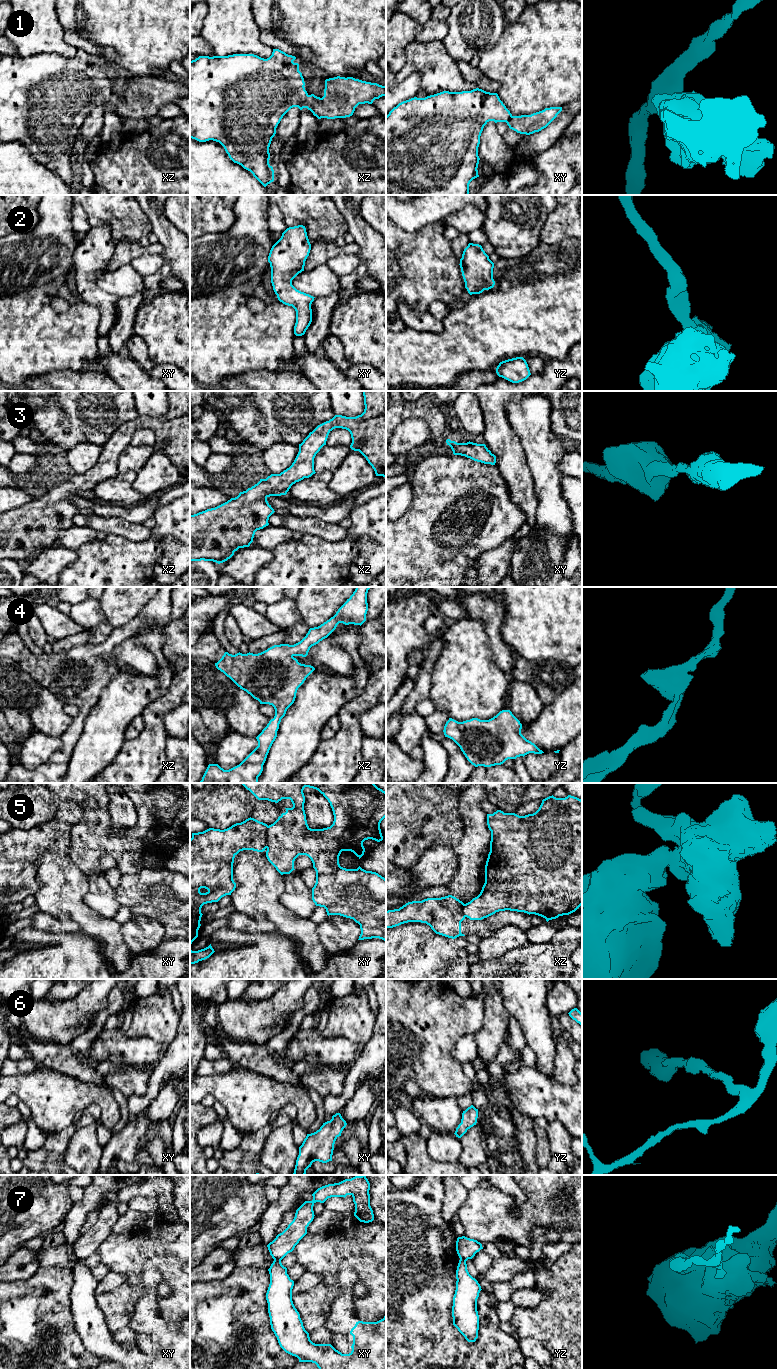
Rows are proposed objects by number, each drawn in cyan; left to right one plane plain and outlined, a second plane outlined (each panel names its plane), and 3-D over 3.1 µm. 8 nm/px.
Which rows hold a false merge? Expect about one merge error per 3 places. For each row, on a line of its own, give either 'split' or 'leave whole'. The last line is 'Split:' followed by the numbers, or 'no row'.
1: leave whole
2: leave whole
3: leave whole
4: leave whole
5: split
6: leave whole
7: split
Split: 5, 7

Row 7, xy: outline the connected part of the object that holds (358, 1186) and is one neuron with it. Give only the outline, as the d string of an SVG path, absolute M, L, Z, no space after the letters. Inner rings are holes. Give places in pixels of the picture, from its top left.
M365 1175L345 1179L339 1183L328 1184L318 1188L312 1201L305 1201L295 1213L293 1221L267 1247L274 1260L282 1260L292 1252L299 1241L307 1234L307 1227L314 1219L313 1206L316 1202L324 1203L331 1197L351 1195L355 1204L354 1216L364 1223L374 1220L370 1206L370 1183Z

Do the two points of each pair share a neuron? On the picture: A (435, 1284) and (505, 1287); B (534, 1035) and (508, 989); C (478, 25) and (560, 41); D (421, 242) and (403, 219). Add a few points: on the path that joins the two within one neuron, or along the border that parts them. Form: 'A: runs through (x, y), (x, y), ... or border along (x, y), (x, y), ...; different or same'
A: border along (493, 1294), (498, 1300); different
B: runs through (534, 1024), (533, 1014), (519, 1000); same
C: border along (507, 22), (499, 40), (489, 49); different
D: border along (435, 223), (413, 232), (406, 232), (396, 225); different

